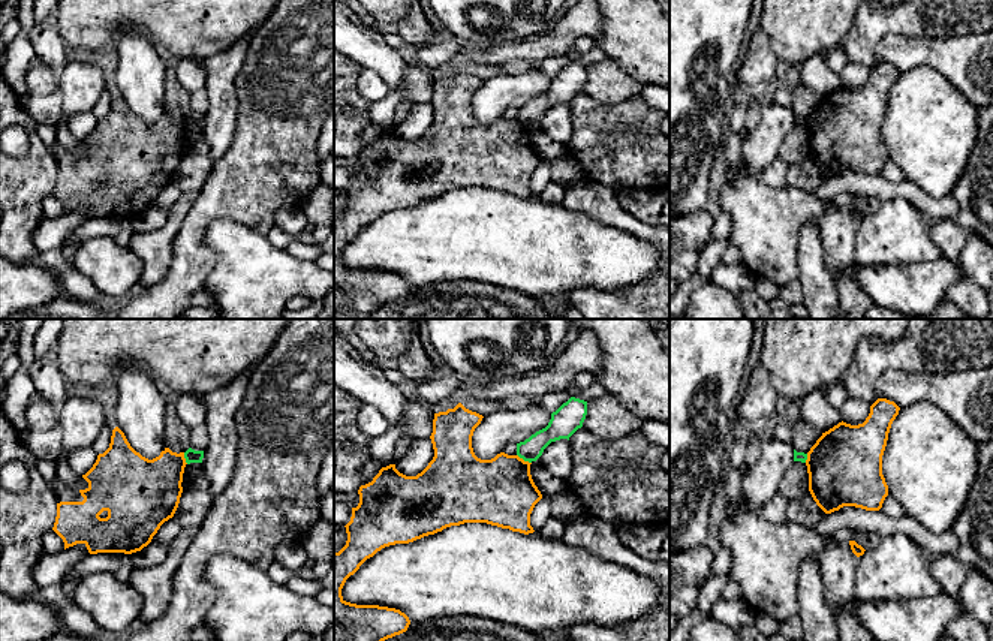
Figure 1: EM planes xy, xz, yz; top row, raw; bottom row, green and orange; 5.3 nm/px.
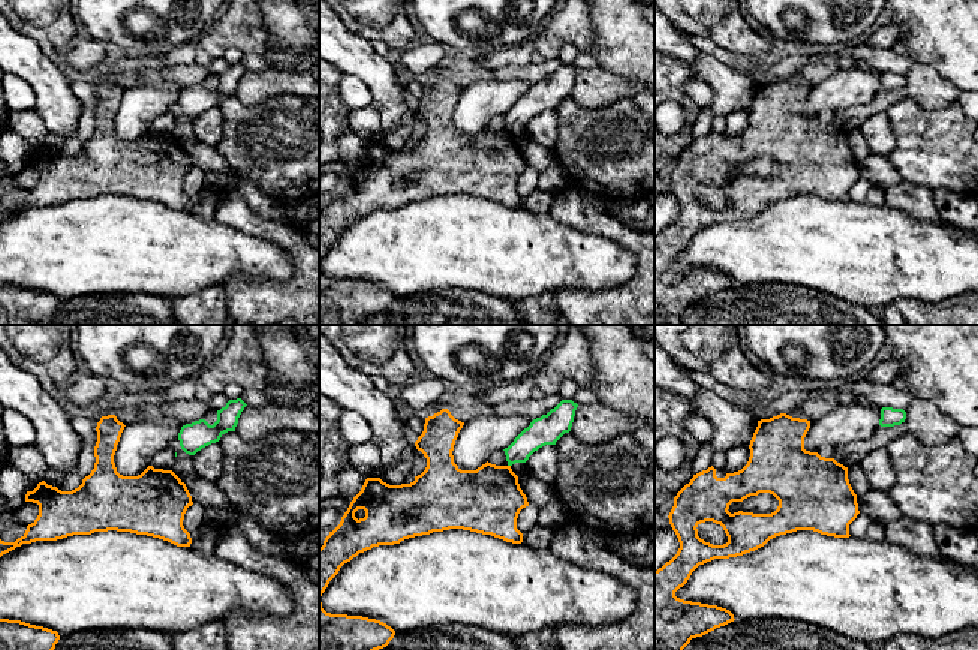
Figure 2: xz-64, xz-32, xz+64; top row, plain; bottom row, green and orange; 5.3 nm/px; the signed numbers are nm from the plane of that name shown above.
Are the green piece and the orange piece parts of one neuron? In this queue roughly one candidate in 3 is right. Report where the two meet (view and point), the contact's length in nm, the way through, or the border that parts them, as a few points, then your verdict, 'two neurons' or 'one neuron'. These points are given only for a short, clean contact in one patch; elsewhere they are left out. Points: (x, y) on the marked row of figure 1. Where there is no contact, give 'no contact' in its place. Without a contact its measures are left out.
xz (524, 460) | 90 nm | along xz (517, 454), (530, 463) | two neurons

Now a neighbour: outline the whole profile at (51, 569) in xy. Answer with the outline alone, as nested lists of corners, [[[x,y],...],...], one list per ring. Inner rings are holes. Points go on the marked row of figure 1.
[[[76,544],[58,554],[43,554],[34,569],[34,583],[37,590],[61,584],[70,569],[90,556],[85,544]]]

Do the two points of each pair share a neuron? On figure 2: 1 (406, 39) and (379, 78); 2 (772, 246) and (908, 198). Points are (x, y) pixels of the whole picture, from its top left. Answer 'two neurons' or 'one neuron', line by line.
1: two neurons
2: two neurons

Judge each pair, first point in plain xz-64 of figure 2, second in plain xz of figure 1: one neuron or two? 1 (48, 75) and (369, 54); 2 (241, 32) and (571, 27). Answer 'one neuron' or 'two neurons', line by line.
1: one neuron
2: one neuron

